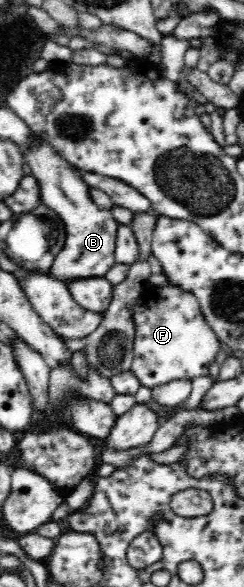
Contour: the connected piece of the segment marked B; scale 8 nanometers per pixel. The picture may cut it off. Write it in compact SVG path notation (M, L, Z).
M32 132L32 140L26 148L21 148L24 162L32 169L32 176L40 187L41 204L51 208L64 224L66 240L62 250L54 258L49 272L52 277L65 282L76 279L94 279L104 277L114 266L116 232L119 222L111 210L94 204L89 195L90 186L82 180L82 172L72 165L49 142Z

